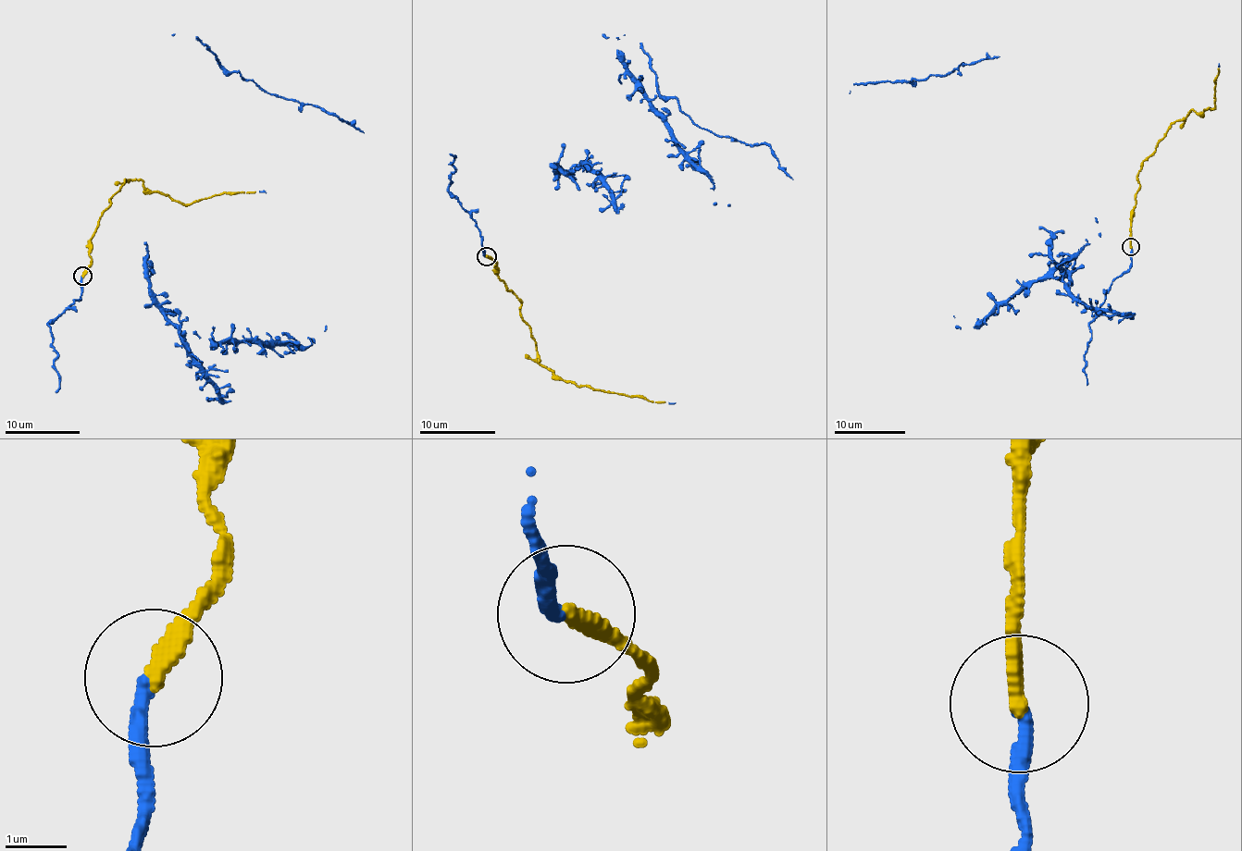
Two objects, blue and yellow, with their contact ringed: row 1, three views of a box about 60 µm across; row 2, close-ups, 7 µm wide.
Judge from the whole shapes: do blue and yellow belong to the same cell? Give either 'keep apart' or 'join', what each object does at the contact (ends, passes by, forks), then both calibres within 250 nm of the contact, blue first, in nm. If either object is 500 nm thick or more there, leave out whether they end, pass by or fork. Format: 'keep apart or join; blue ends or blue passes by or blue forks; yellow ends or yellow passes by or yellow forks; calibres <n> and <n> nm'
join; blue ends; yellow ends; calibres 240 and 300 nm

